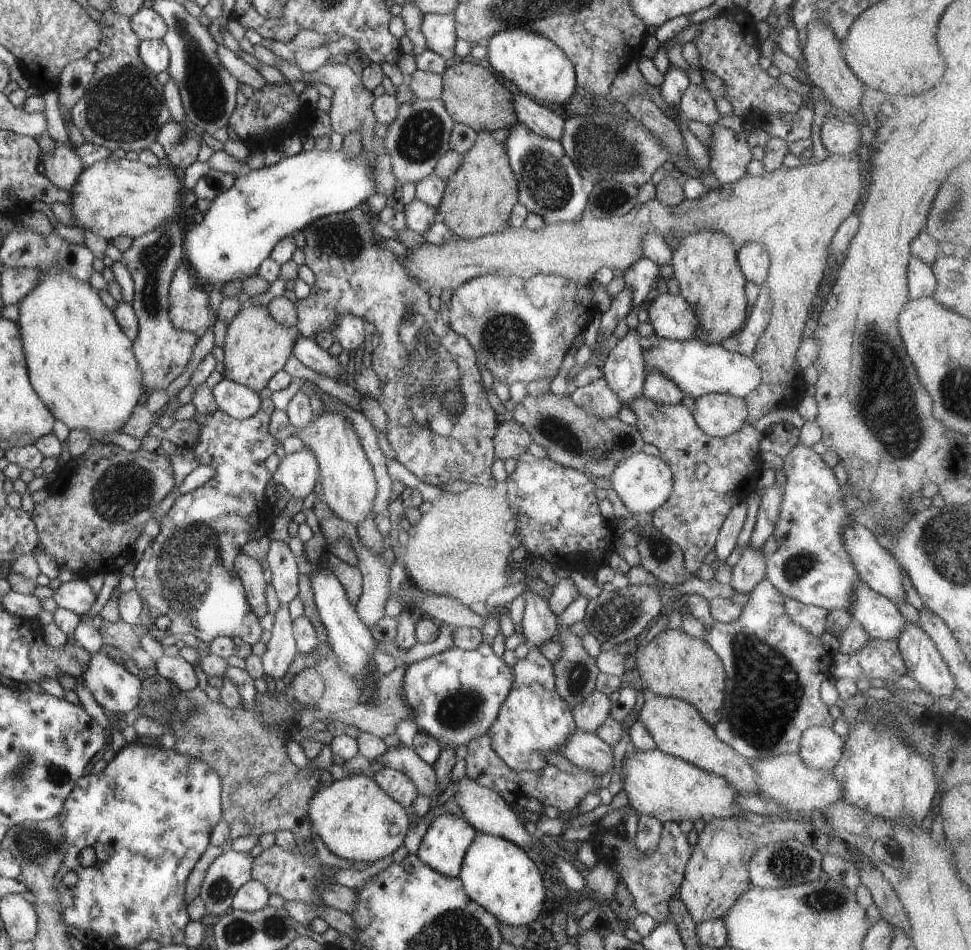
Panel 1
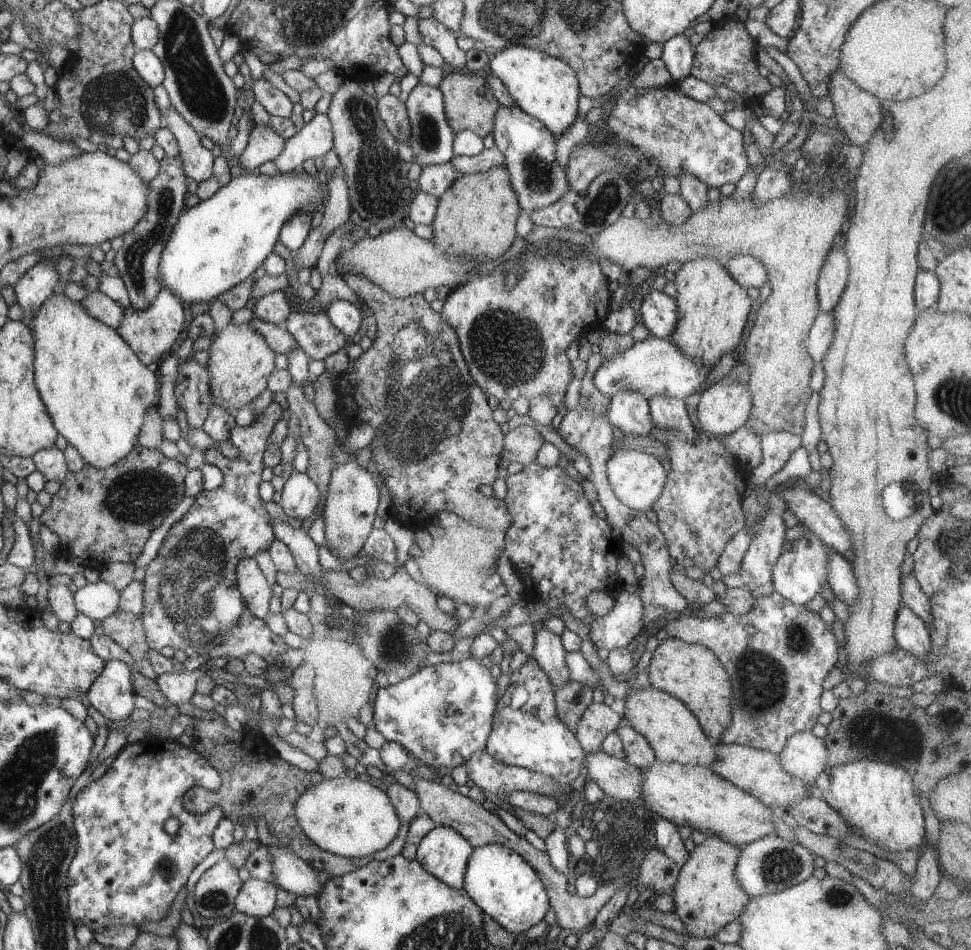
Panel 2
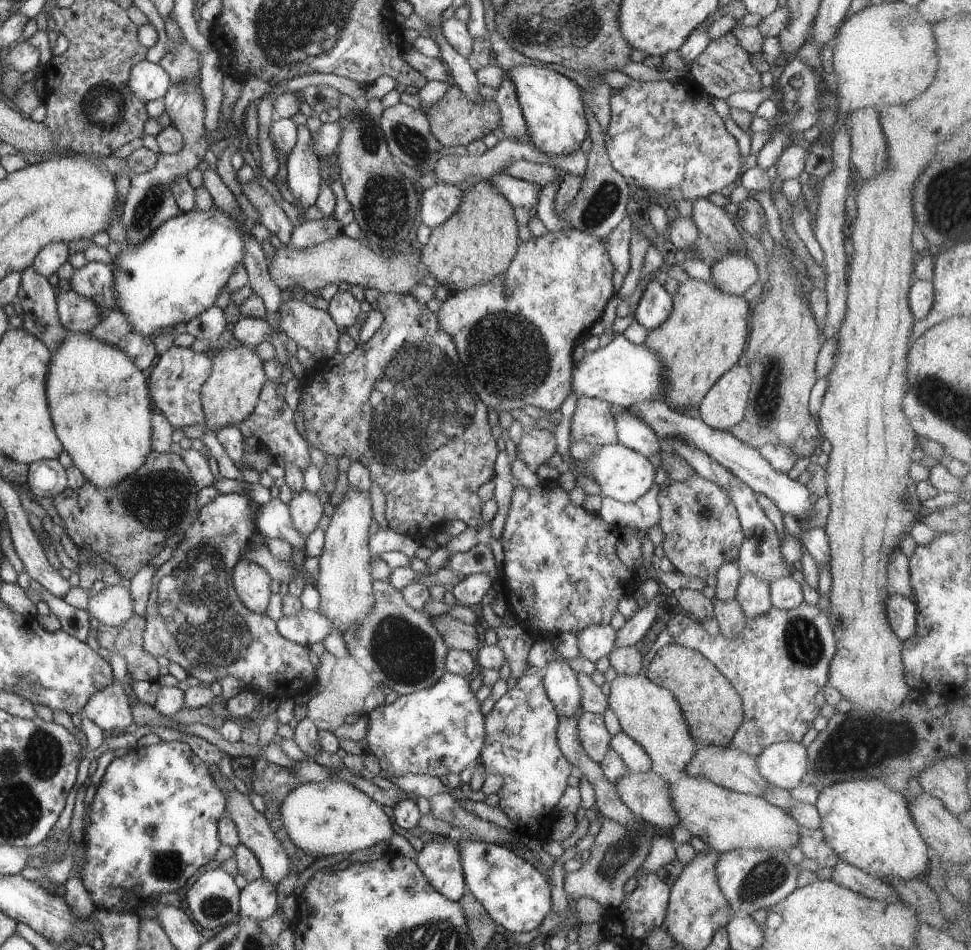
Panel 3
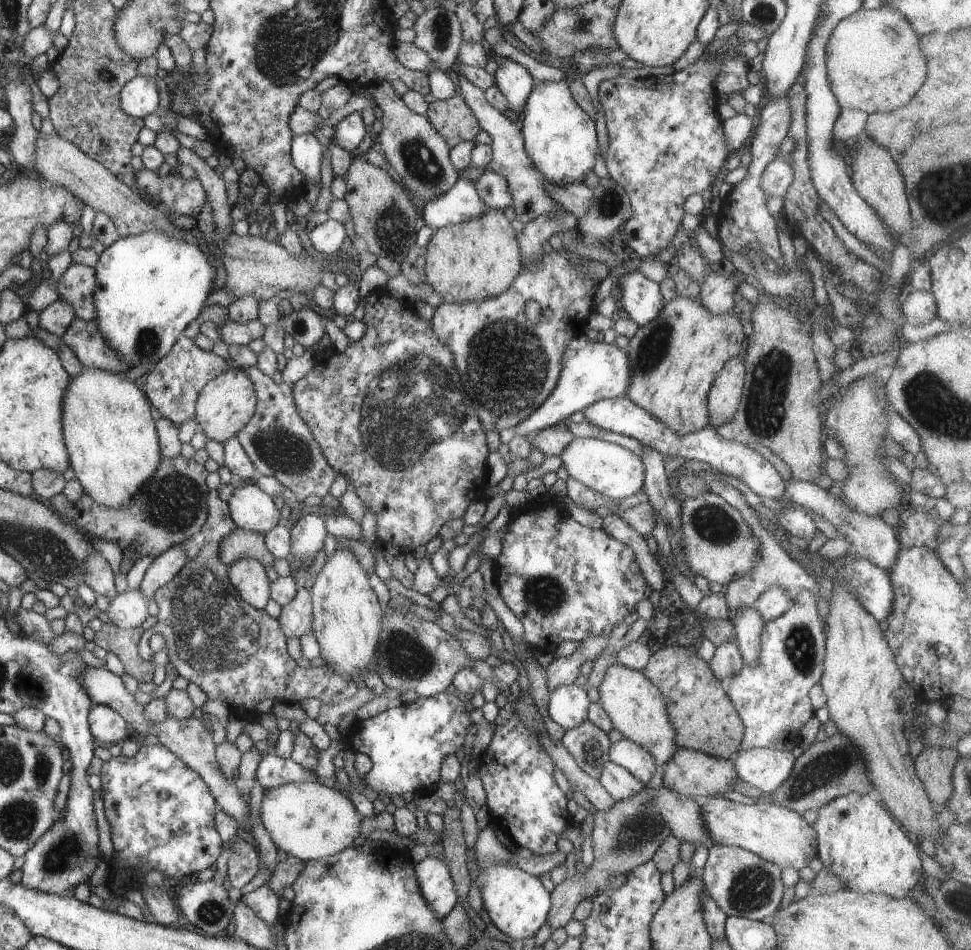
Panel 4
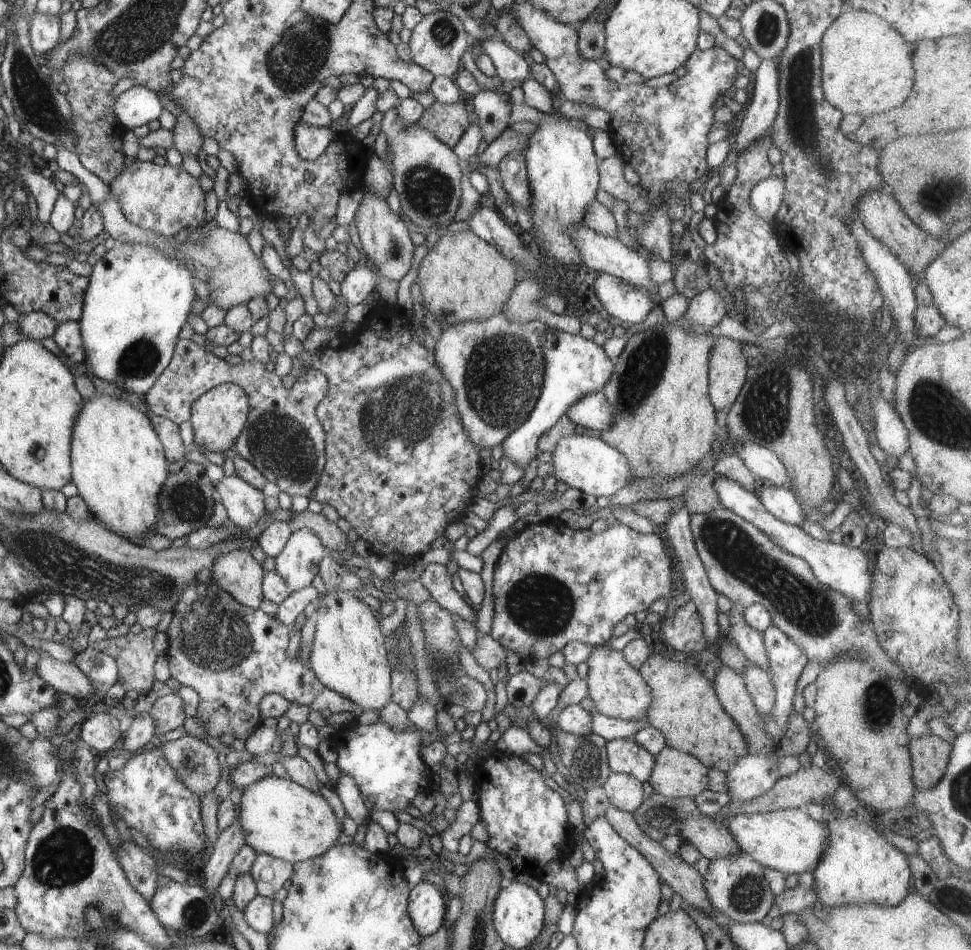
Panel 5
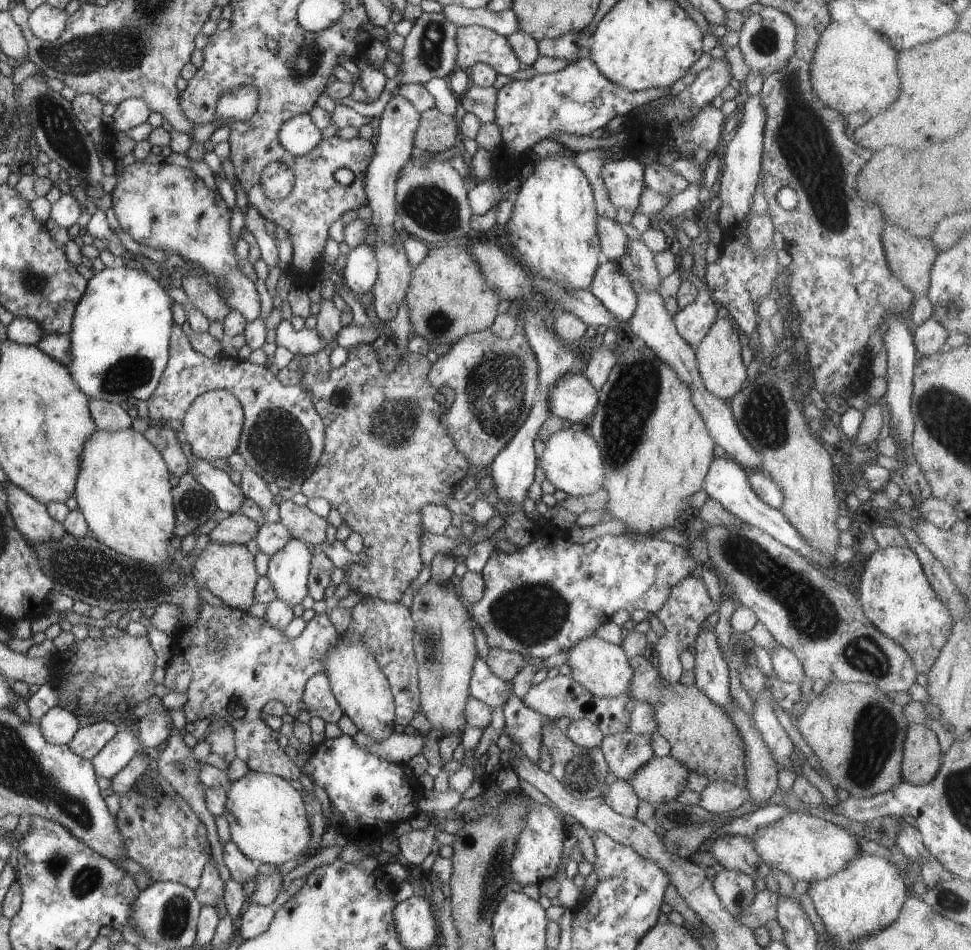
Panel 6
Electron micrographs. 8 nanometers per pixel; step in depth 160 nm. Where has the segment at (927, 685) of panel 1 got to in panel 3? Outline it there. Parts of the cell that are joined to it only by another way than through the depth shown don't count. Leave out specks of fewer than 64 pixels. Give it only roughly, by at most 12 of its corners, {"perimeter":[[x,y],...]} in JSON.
{"perimeter":[[890,592],[885,611],[901,641],[915,635],[916,605]]}

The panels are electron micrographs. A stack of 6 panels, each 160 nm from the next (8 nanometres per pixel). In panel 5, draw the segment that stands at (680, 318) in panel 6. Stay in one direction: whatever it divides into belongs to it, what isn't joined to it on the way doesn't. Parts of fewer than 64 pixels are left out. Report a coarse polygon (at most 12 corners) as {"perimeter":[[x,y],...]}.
{"perimeter":[[706,289],[689,300],[692,327],[716,326],[726,315],[722,296]]}

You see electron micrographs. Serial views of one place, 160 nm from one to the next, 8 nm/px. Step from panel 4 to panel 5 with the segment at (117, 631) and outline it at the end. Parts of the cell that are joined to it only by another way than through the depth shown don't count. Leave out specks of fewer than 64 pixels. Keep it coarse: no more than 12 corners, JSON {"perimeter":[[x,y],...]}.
{"perimeter":[[155,628],[93,642],[114,658],[126,692],[146,694],[159,657]]}

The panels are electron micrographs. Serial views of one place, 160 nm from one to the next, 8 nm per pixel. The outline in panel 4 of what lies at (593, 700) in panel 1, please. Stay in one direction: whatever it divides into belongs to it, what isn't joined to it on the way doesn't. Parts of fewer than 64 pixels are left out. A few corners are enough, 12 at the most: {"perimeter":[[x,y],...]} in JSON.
{"perimeter":[[588,718],[561,743],[578,766],[599,779],[610,762],[608,733]]}

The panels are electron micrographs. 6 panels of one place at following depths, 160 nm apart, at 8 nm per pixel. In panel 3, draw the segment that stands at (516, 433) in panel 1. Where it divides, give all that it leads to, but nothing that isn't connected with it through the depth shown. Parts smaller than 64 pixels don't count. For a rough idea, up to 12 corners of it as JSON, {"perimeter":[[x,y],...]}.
{"perimeter":[[524,431],[517,458],[526,465],[548,463],[556,454],[554,431]]}

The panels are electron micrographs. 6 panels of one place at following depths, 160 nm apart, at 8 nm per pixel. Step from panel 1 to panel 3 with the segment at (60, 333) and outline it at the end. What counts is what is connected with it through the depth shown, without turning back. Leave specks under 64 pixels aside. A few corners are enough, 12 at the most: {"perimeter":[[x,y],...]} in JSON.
{"perimeter":[[67,332],[46,379],[54,430],[112,489],[153,444],[150,378]]}

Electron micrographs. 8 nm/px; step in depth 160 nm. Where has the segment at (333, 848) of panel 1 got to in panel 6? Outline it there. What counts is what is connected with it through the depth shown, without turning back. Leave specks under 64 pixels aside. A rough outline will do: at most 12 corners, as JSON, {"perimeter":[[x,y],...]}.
{"perimeter":[[249,771],[224,818],[246,858],[278,866],[311,839],[303,796]]}

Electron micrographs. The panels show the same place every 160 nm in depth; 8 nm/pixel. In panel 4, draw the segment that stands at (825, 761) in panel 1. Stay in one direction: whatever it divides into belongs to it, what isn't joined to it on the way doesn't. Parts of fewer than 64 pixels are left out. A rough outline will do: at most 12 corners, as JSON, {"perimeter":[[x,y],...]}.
{"perimeter":[[740,750],[738,779],[768,794],[787,780],[792,750]]}

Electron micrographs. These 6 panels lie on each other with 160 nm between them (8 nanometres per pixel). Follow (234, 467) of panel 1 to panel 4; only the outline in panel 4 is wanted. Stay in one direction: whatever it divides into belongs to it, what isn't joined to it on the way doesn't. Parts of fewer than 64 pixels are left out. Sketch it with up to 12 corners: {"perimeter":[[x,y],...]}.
{"perimeter":[[209,489],[205,544],[148,601],[170,664],[209,700],[338,704],[297,666],[278,619],[243,601],[219,557],[238,529]]}

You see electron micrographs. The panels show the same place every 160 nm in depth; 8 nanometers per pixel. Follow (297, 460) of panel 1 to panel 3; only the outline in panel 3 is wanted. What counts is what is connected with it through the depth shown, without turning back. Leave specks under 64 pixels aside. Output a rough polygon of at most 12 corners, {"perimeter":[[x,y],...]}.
{"perimeter":[[304,490],[289,506],[293,527],[308,537],[323,514],[320,498]]}

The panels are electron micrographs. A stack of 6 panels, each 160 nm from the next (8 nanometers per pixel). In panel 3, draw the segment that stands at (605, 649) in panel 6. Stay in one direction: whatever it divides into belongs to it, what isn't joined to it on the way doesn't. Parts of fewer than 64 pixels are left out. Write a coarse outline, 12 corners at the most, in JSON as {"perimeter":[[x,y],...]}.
{"perimeter":[[618,675],[607,703],[622,732],[672,781],[701,744],[676,697]]}

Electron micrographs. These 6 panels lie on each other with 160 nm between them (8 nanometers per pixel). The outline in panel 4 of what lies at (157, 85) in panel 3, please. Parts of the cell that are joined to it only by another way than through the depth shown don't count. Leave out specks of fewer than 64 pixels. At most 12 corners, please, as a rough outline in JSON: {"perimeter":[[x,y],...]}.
{"perimeter":[[138,74],[122,90],[120,106],[143,119],[156,114],[160,91],[154,78]]}

